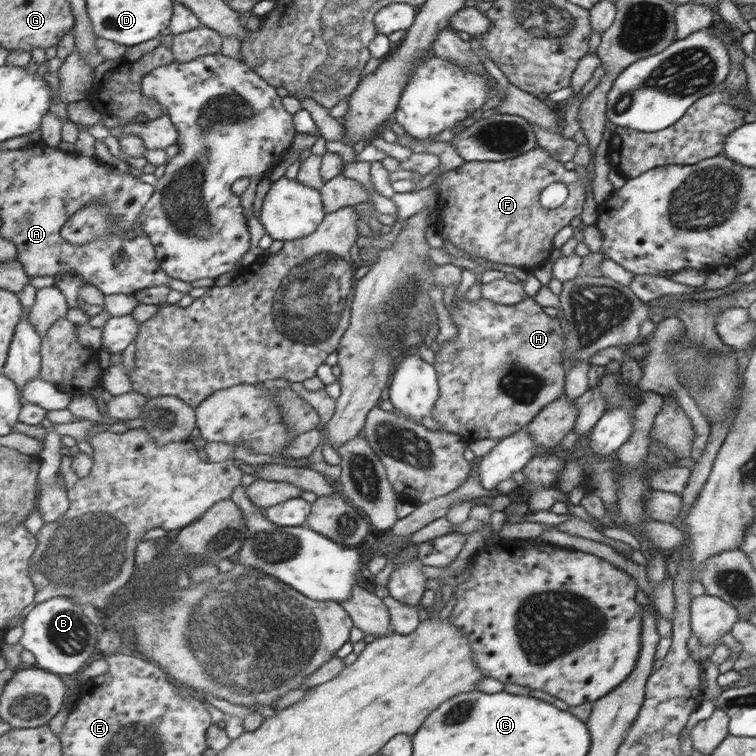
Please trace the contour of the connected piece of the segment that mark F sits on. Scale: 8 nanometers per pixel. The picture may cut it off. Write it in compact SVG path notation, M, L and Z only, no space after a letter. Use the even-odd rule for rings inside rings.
M539 147L502 161L462 162L458 167L436 176L433 180L437 185L440 208L432 225L438 234L445 234L455 248L463 250L473 258L483 258L487 262L499 262L524 269L545 260L551 254L553 234L559 228L567 226L573 216L578 216L582 212L585 194L591 186L593 177L591 168L584 171L563 170L561 162L553 159L545 148ZM553 183L567 186L567 200L557 208L546 210L539 206L539 193L545 186Z

